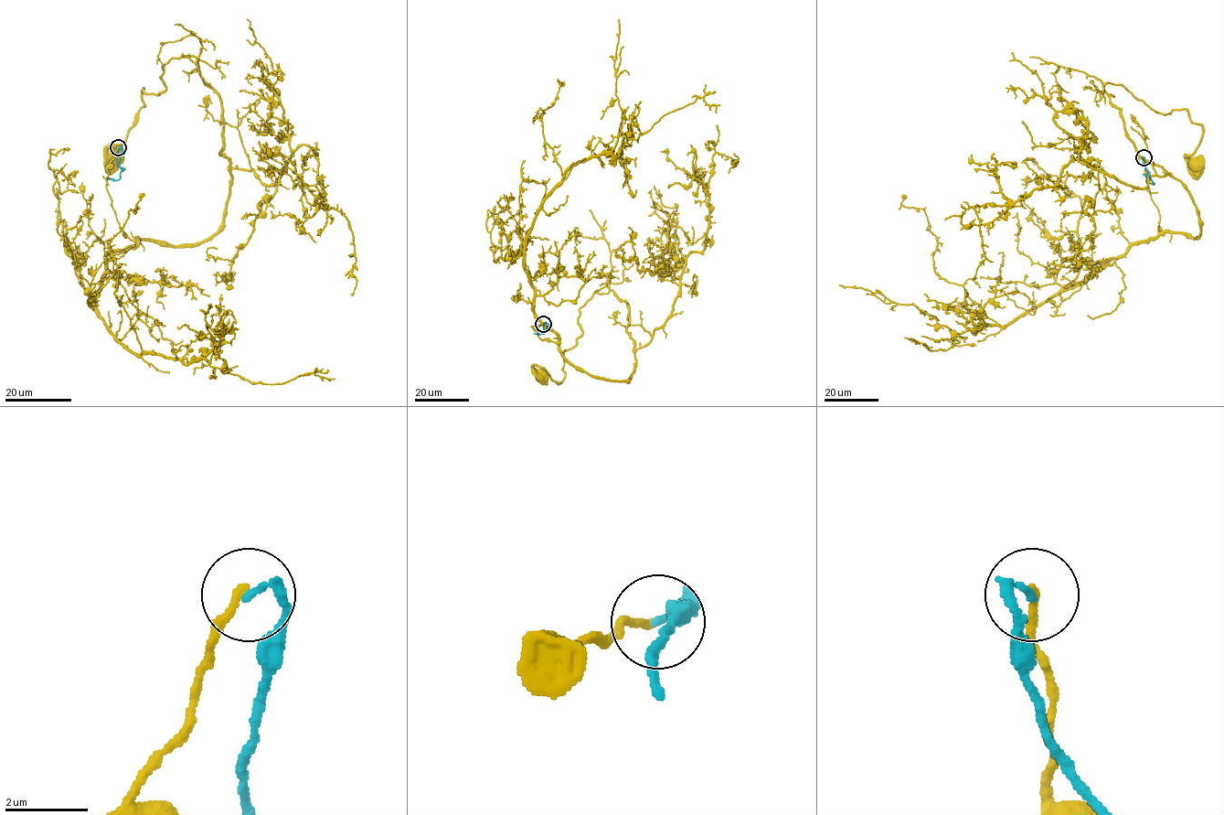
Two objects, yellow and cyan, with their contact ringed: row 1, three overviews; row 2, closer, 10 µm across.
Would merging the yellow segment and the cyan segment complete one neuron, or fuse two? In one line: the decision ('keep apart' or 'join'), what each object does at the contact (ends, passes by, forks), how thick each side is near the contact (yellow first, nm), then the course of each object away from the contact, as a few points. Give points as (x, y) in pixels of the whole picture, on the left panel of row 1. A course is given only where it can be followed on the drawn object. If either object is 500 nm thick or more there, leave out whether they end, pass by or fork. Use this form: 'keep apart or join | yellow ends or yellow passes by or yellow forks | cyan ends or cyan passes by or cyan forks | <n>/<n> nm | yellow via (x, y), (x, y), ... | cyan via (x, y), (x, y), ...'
keep apart | yellow ends | cyan ends | 200/160 nm | yellow via (118, 147), (107, 190), (132, 240), (218, 230), (230, 160), (194, 57), (143, 89), (118, 156) | cyan via (118, 147), (121, 147), (120, 177), (107, 180)

